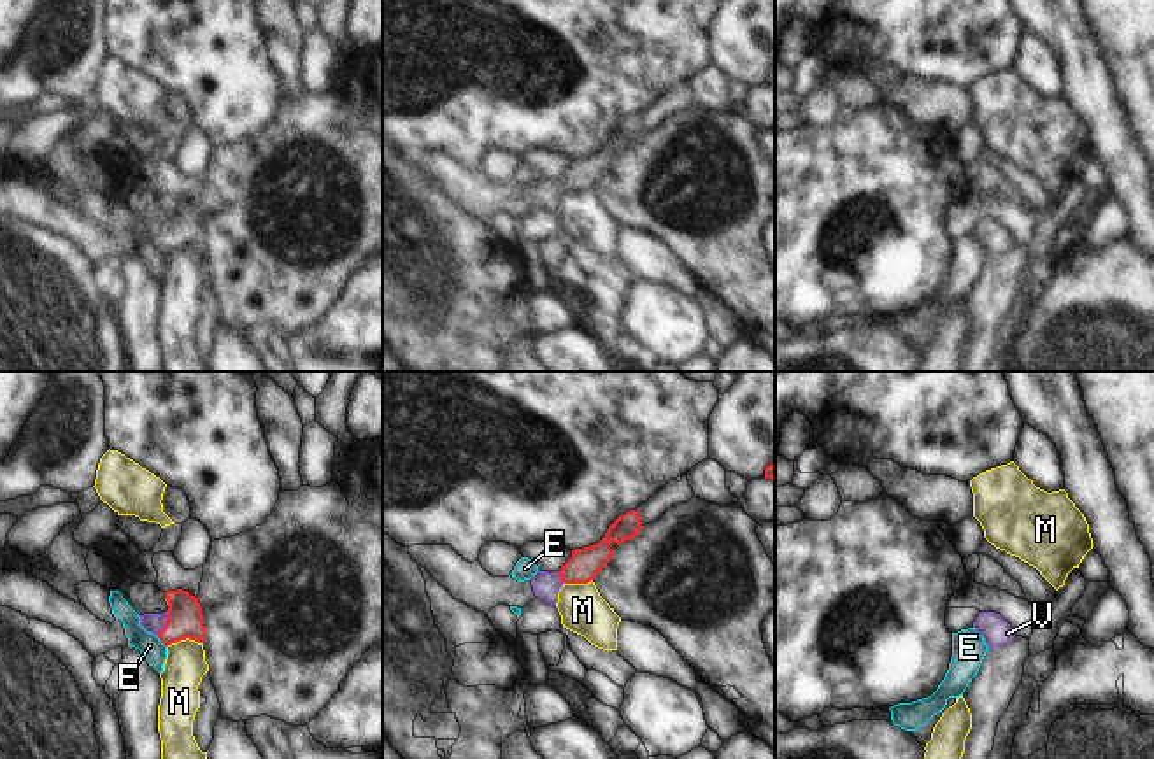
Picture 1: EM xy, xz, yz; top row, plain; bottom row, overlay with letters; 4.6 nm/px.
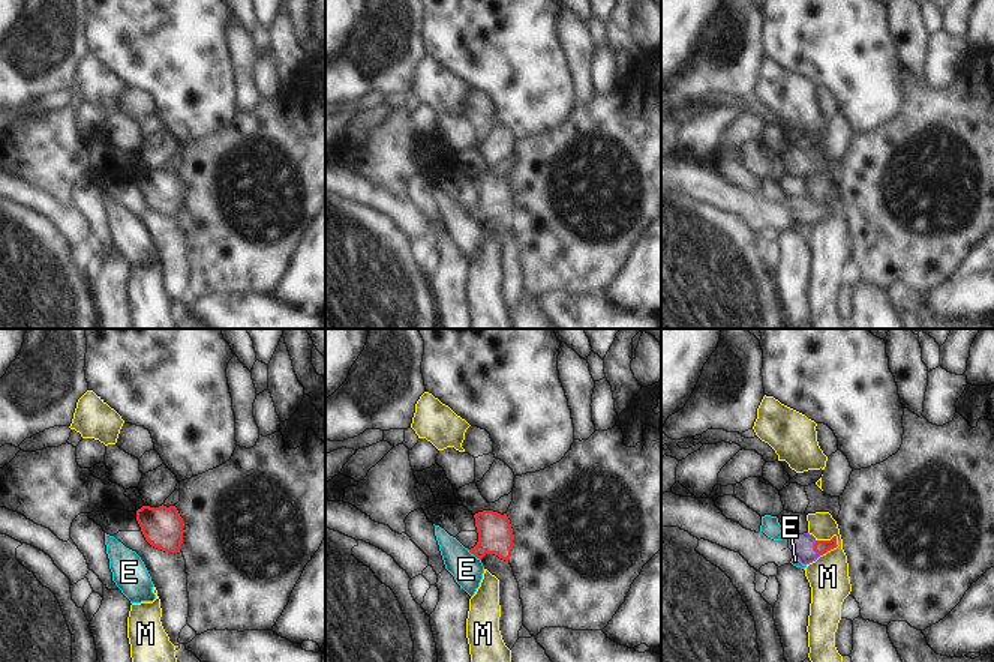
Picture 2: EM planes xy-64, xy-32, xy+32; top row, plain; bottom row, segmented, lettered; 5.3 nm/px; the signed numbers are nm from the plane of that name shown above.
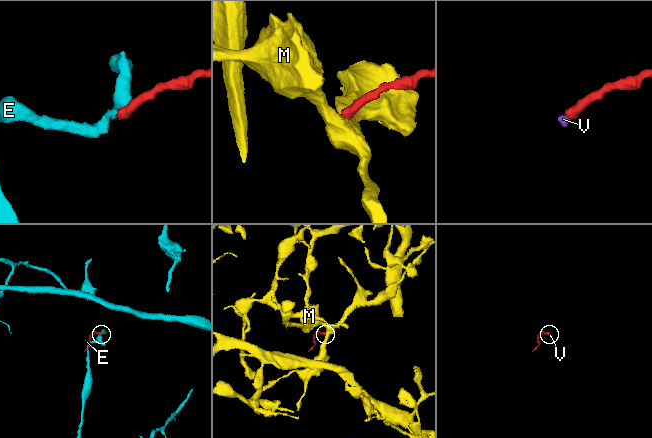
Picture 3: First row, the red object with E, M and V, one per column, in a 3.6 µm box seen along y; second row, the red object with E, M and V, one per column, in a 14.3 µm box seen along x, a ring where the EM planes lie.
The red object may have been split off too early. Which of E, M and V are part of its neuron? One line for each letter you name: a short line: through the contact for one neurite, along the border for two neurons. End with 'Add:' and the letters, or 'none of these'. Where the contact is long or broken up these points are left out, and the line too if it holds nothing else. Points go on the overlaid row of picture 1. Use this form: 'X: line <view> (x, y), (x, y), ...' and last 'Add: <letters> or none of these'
V: line xy (185, 619), (165, 623), (151, 623)
Add: V

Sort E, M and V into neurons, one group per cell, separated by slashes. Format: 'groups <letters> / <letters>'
groups E / M / V

